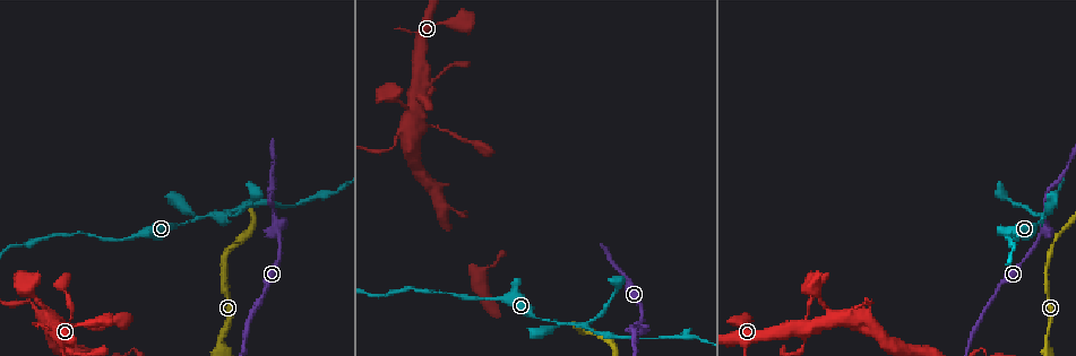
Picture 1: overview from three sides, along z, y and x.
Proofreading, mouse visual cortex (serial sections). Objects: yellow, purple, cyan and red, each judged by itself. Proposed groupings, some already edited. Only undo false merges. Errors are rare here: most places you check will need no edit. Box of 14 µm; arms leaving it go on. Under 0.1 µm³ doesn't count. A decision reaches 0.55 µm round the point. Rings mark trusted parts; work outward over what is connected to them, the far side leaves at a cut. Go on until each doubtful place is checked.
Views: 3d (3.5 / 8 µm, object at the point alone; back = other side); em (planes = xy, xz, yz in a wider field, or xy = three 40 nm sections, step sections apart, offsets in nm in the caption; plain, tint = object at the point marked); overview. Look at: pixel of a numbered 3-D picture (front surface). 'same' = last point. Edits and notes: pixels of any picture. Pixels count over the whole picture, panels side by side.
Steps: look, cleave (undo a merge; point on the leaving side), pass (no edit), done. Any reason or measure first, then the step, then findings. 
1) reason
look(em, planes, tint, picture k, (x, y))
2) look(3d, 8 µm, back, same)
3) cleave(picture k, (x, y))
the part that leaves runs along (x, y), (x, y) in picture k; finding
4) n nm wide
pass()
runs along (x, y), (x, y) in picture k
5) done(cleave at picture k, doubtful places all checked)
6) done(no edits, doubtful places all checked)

side arm on a straight run
look(3d, 3.5 µm, picture 1, (1044, 216))

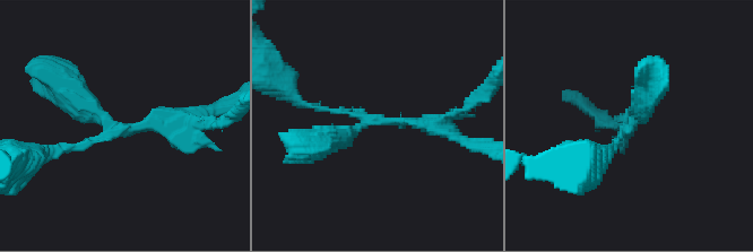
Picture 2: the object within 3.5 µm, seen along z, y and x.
3 arms; arms of 100, 150, 300 nm; shape alone is not enough
look(em, xy, step 5, tint, picture 2, (369, 117))

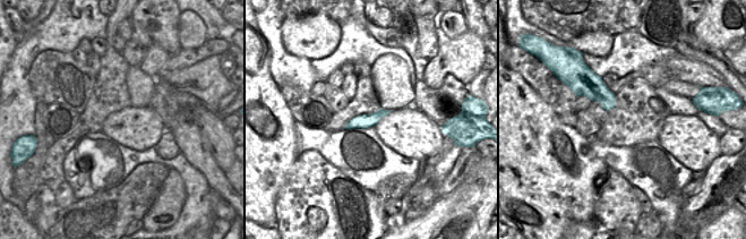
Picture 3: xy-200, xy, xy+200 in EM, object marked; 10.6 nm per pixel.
pass()
all the same cell

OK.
thin neck
look(3d, 3.5 µm, picture 1, (272, 202))

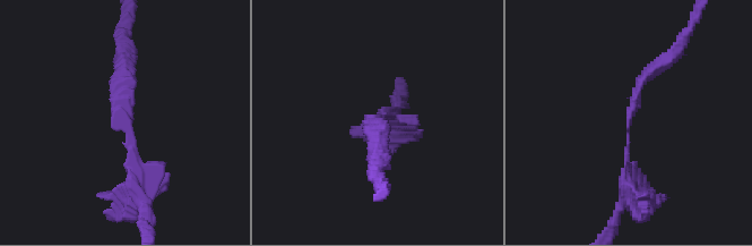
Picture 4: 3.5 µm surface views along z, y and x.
arms of 150, 200 nm; now the EM
look(em, xy, step 3, tint, picture 4, (628, 119))

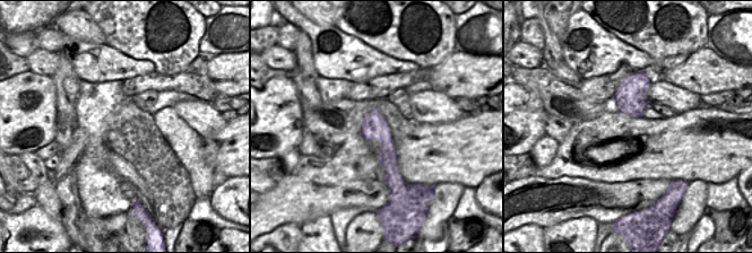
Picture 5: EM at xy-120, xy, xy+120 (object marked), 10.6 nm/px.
pass()
one cell here

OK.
abrupt turn
look(3d, 3.5 µm, picture 1, (1046, 339))

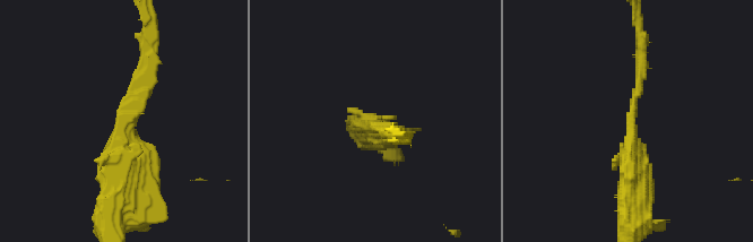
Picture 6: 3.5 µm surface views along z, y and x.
3 arms; arms of 150, 150, 300 nm; now the EM
look(em, planes, tint, picture 6, (380, 125))

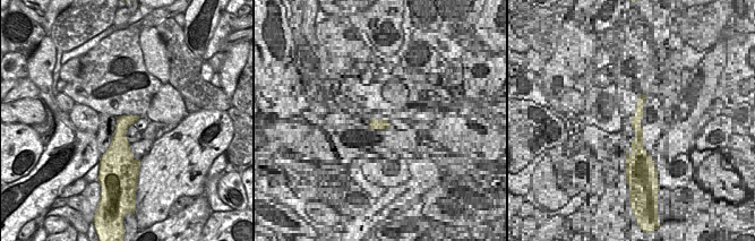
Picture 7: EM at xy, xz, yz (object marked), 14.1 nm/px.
pass()
runs along (145, 53), (127, 154), (158, 179) in picture 6; one cell here

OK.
side arm on a straight run
look(3d, 3.5 µm, picture 1, (584, 327))

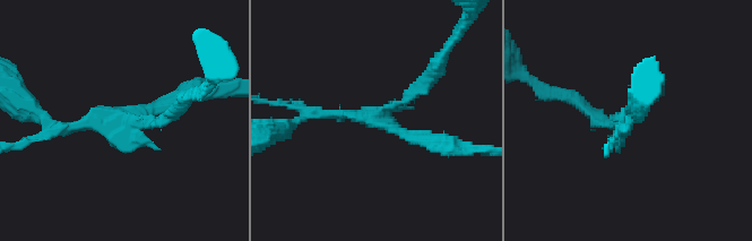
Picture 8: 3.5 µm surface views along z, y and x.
now the EM
look(em, xy, step 5, tint, picture 8, (378, 115))

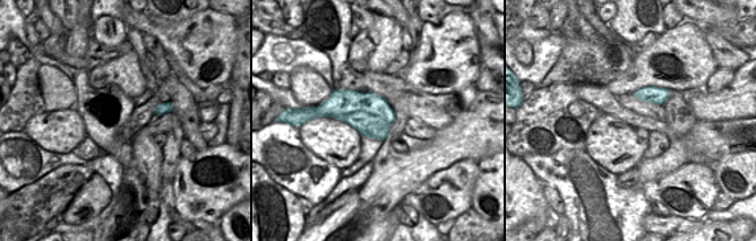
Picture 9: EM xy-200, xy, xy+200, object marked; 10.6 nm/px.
440 nm wide
pass()
runs along (53, 135), (129, 121), (189, 93) in picture 8; one cell here

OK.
done(no edits, doubtful places all checked)

